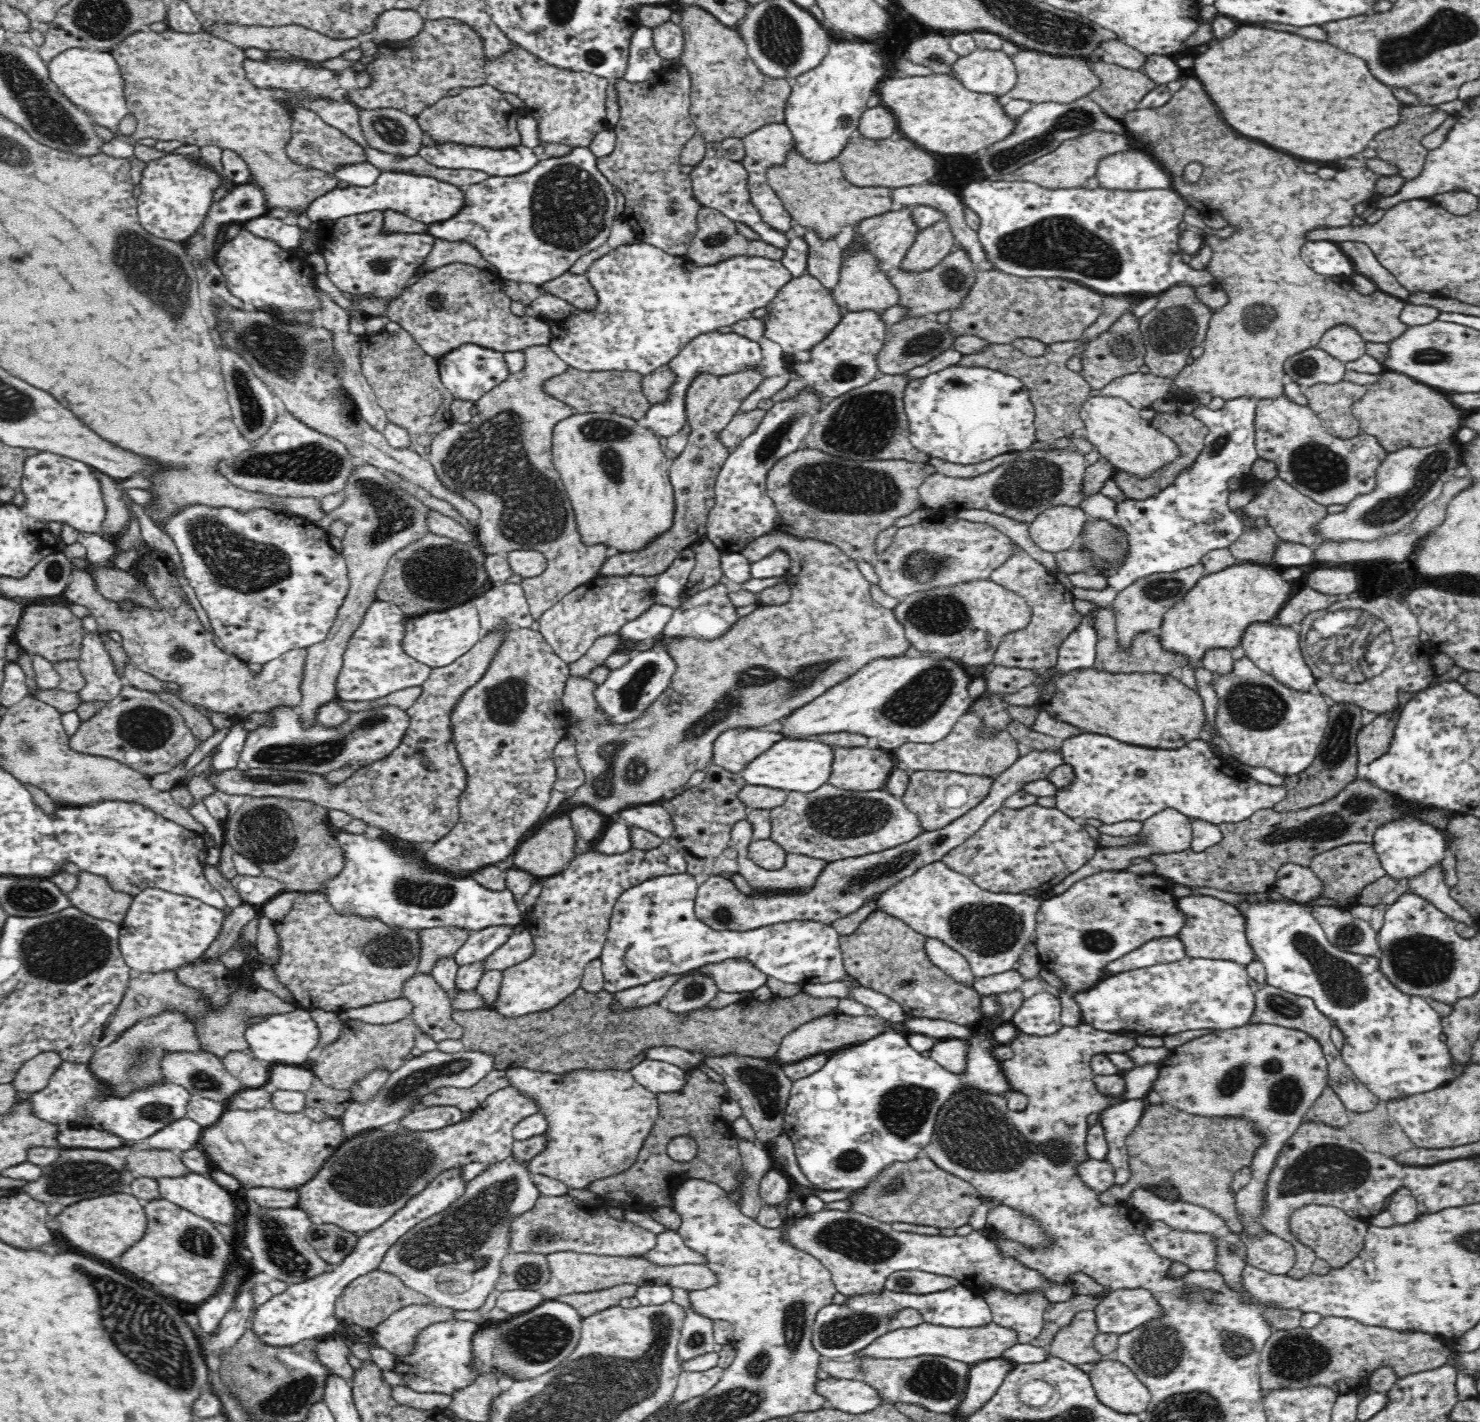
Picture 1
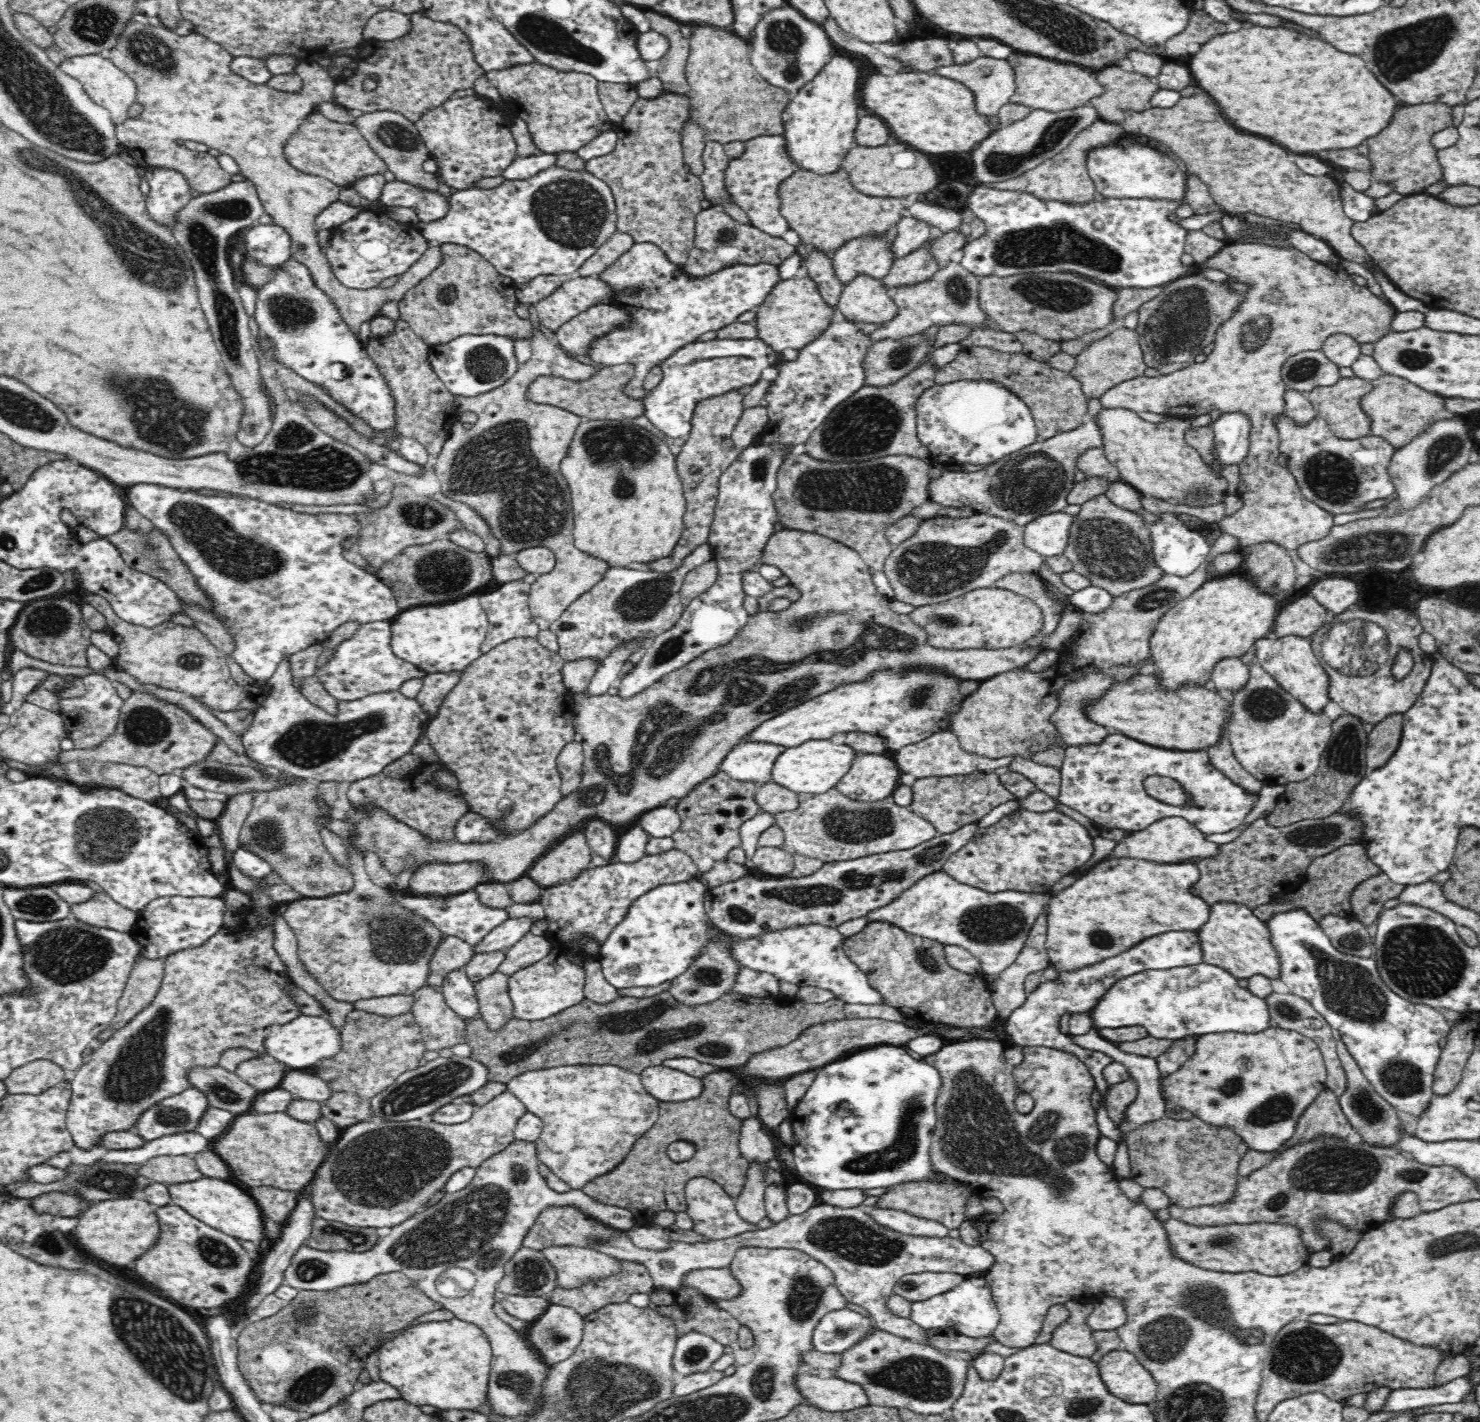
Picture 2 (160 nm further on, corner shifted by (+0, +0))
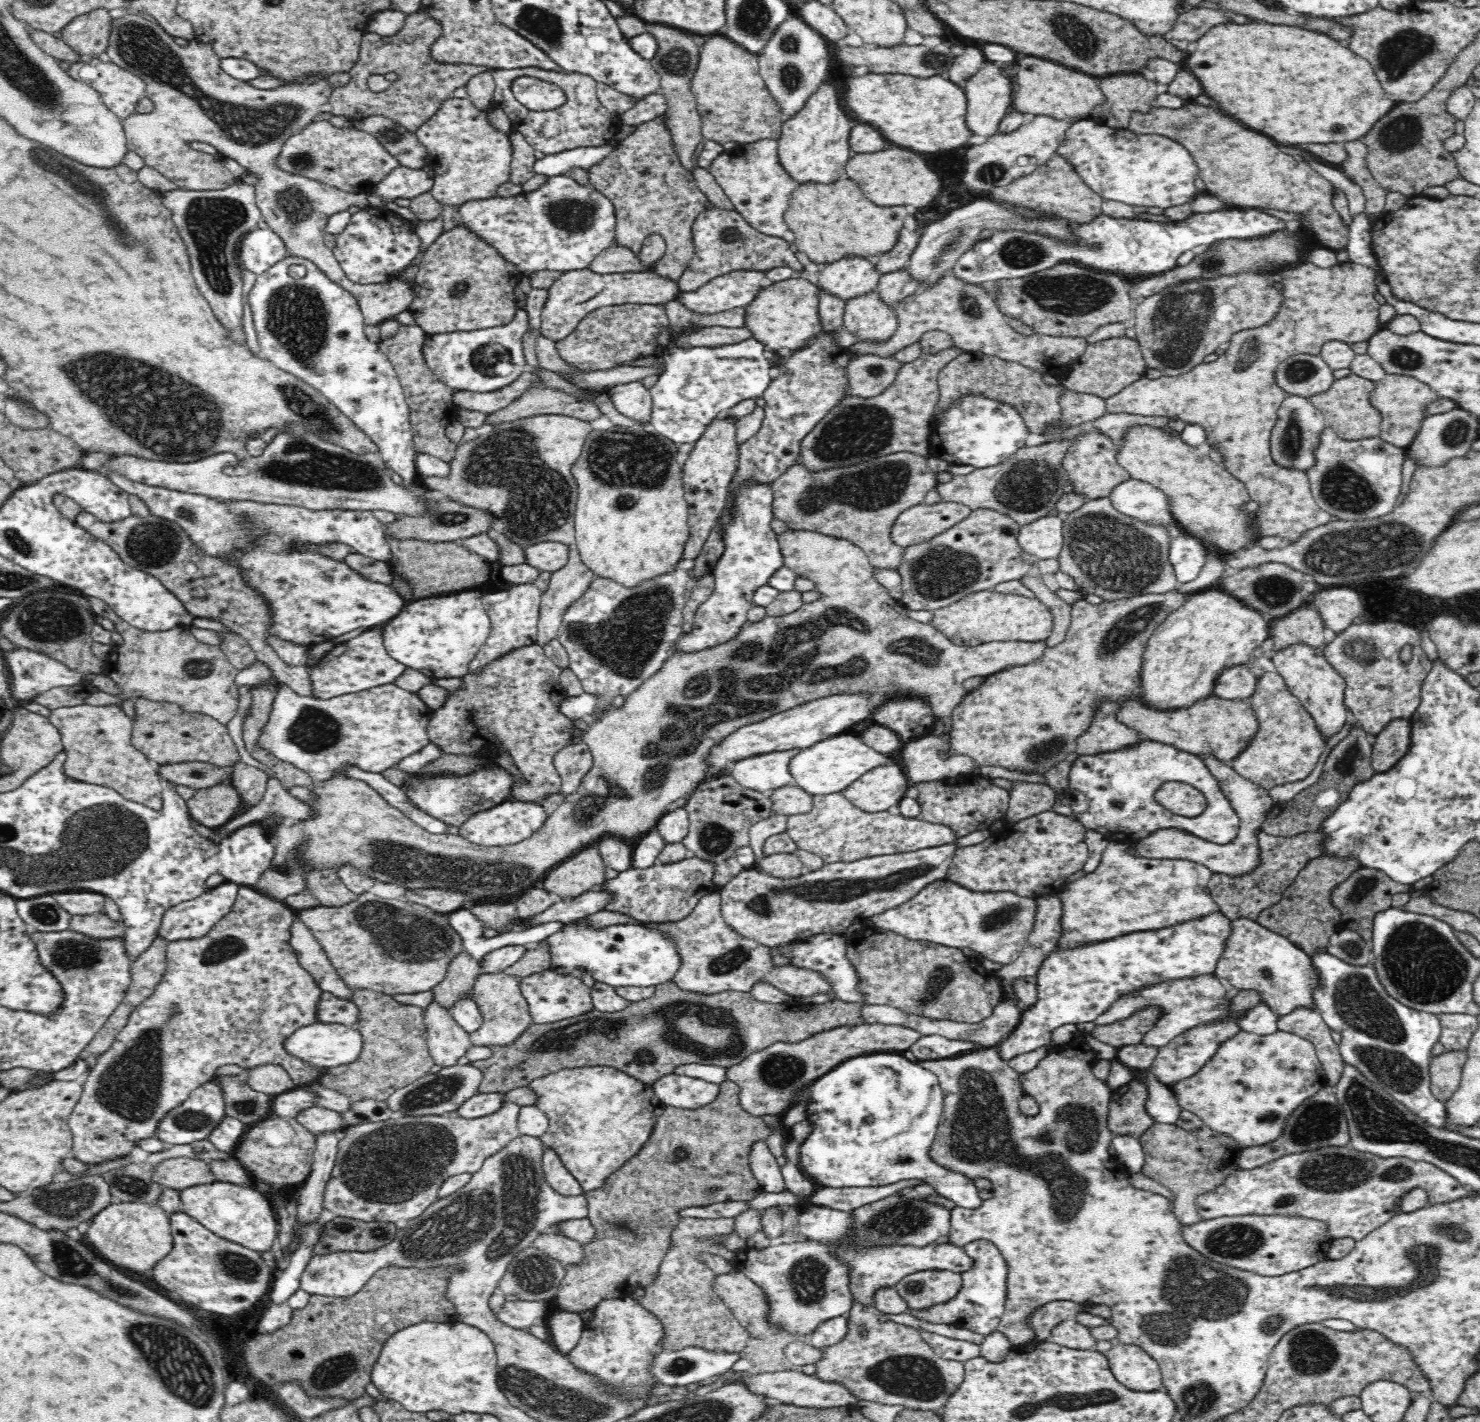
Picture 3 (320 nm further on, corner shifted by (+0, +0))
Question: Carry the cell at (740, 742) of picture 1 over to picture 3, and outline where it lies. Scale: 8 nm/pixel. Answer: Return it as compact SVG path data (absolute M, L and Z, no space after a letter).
M792 749L754 755L752 758L734 763L731 776L745 788L770 794L774 790L795 784L790 773L790 762L800 751Z

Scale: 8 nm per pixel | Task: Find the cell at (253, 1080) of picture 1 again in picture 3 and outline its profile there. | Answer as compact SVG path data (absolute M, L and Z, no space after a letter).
M265 1064L246 1071L247 1084L258 1092L276 1096L294 1089L288 1073L276 1064Z

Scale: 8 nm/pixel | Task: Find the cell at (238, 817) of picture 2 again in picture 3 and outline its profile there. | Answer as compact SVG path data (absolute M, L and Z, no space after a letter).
M238 762L234 767L231 784L236 787L244 801L244 812L250 807L254 807L260 801L268 788L270 777L266 772L254 766Z

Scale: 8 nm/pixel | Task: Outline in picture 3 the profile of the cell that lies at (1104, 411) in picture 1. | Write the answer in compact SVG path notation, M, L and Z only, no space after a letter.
M1136 426L1122 438L1121 449L1117 454L1118 464L1130 473L1131 479L1147 482L1169 496L1171 511L1179 530L1198 539L1207 552L1216 551L1222 558L1226 558L1240 549L1254 546L1260 539L1259 526L1255 522L1255 513L1244 510L1244 506L1251 501L1248 489L1222 463L1214 462L1205 447L1190 446L1182 441L1180 435L1180 432L1168 426Z

